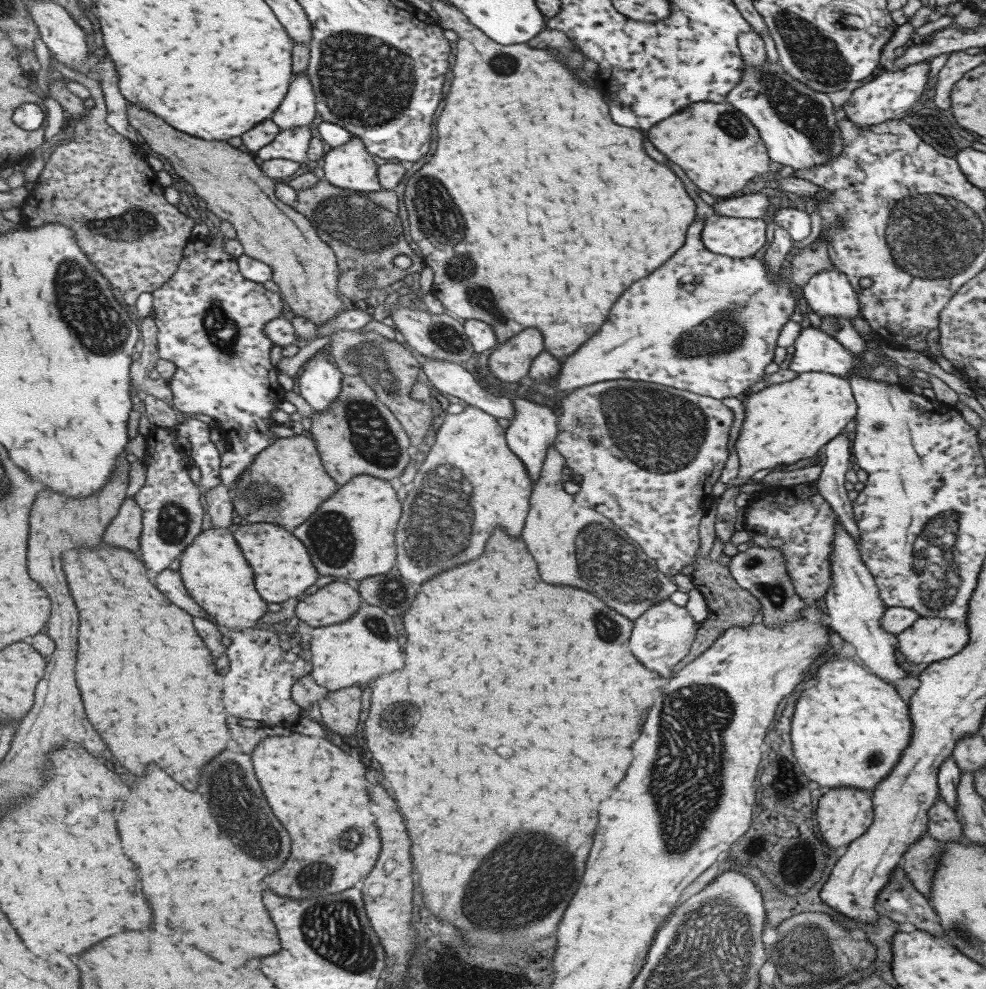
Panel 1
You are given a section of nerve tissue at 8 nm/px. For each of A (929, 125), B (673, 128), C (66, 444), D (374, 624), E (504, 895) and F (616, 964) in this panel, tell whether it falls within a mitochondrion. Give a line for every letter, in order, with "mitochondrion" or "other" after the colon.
A: mitochondrion
B: other
C: other
D: mitochondrion
E: mitochondrion
F: other

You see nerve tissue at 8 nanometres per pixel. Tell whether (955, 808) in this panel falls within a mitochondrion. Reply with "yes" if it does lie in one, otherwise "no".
no

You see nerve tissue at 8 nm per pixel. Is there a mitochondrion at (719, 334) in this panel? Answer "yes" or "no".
yes

